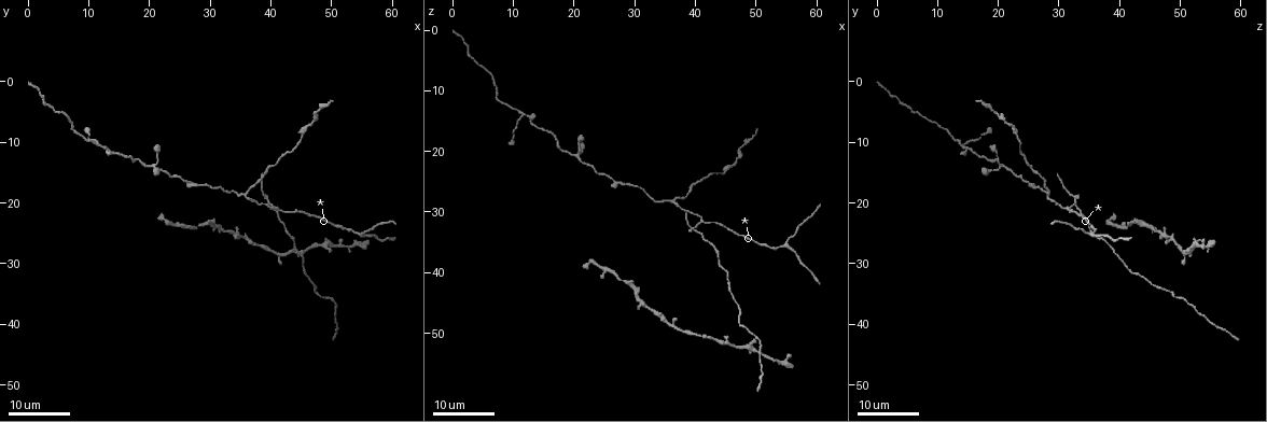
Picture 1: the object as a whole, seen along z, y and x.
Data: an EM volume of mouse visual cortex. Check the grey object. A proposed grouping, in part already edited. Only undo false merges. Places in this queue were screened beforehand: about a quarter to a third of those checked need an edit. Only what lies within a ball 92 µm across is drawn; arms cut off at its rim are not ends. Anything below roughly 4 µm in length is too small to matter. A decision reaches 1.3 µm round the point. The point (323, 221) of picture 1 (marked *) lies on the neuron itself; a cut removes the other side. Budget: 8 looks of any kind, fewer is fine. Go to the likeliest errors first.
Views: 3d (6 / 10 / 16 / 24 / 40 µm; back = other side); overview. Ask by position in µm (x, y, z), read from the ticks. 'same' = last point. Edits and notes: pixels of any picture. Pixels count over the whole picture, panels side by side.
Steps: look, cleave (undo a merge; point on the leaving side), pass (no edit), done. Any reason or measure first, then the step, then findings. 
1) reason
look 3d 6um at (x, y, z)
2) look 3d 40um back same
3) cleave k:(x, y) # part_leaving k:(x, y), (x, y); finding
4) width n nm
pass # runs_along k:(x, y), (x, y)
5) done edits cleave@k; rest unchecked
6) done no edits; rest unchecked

four arms meet
look 3d 16um at (20.5, 14.0, 20.5)

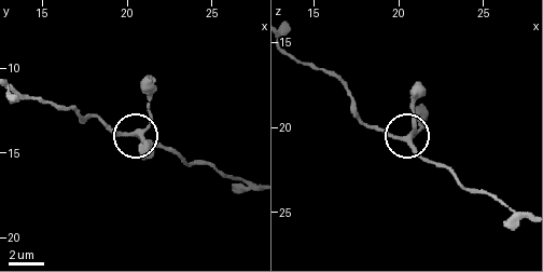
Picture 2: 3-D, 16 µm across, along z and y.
look 3d 10um at (20.6, 13.9, 20.7)

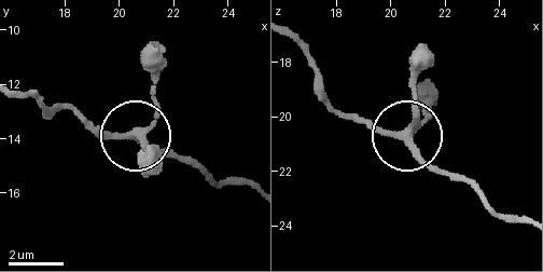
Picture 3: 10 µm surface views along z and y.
look 3d 10um back at (20.6, 13.8, 20.7)

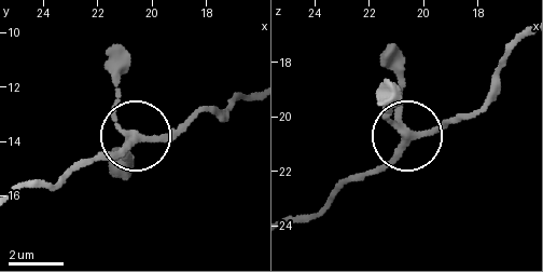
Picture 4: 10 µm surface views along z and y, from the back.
arms 4
pass # runs_along 4:(17, 191), (58, 186), (128, 139), (114, 112), (110, 72); continuous, no second neuron

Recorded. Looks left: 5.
branch point
look 3d 16um at (11.5, 10.0, 13.5)

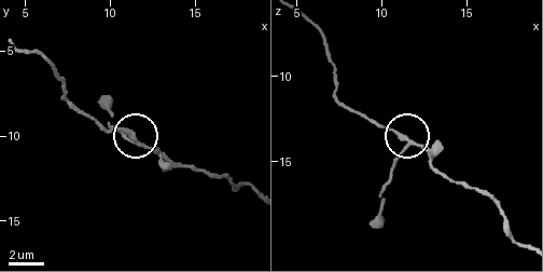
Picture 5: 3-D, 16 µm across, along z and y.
look 3d 10um at (11.4, 10.4, 13.9)

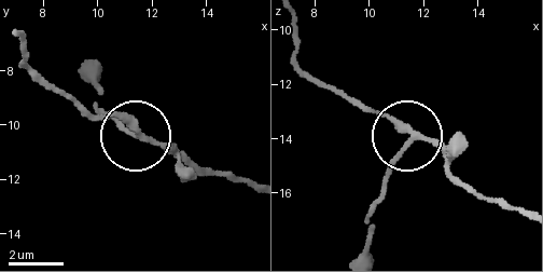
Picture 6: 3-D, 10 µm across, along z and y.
look 3d 6um at (11.5, 10.3, 13.8)

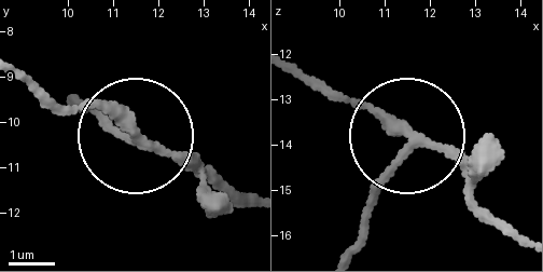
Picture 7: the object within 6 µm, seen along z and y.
width 210 nm
pass # runs_along 7:(246, 208), (77, 96); continuous, no second neuron

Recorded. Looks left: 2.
three arms meet
look 3d 24um at (36.0, 18.5, 28.5)

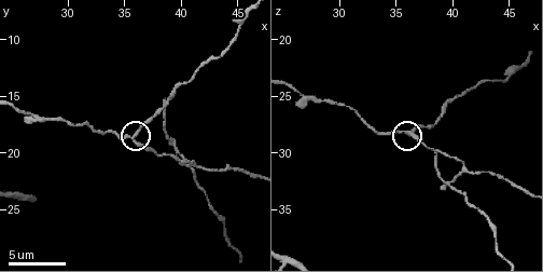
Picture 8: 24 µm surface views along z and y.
closer look
look 3d 10um at (36.0, 18.4, 28.4)

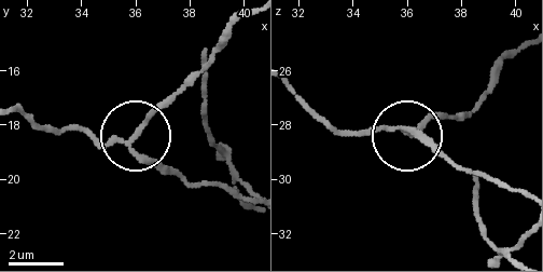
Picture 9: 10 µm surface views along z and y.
cleave 9:(157, 110) # part_leaving 9:(129, 137), (204, 70), (246, 17); a second neuron is stuck on

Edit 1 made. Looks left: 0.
done edits cleave@9; rest unchecked

